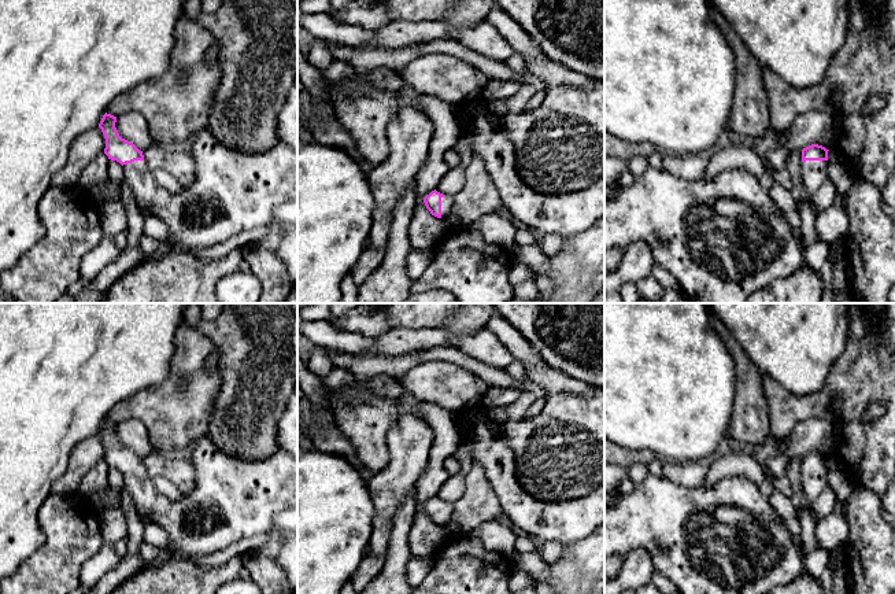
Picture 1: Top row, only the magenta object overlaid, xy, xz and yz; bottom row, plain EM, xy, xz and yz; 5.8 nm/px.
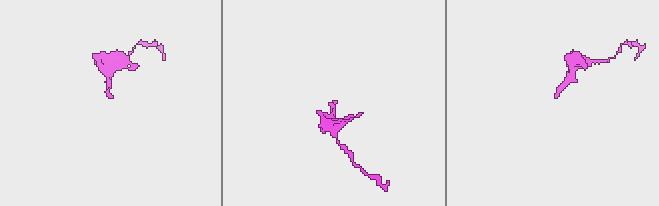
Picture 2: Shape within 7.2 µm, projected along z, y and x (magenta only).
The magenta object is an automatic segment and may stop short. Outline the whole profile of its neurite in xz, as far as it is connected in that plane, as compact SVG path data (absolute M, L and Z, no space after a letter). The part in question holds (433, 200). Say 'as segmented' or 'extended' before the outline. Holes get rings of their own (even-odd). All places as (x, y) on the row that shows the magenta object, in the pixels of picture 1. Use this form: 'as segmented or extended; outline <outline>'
extended; outline M434 189L424 198L424 203L432 215L444 221L450 219L452 196L443 195Z

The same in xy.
extended; outline M106 112L99 123L106 139L104 154L123 166L123 180L138 207L167 226L174 251L208 247L245 229L269 225L278 204L297 199L297 152L282 143L266 152L245 154L225 147L204 129L192 144L195 181L180 193L170 193L156 184L143 151L119 136L115 122L117 117Z

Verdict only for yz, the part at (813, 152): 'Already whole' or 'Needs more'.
Needs more

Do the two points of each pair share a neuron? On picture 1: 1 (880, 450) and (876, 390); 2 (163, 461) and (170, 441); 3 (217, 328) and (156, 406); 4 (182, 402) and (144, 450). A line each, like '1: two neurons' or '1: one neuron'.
1: one neuron
2: two neurons
3: two neurons
4: two neurons

